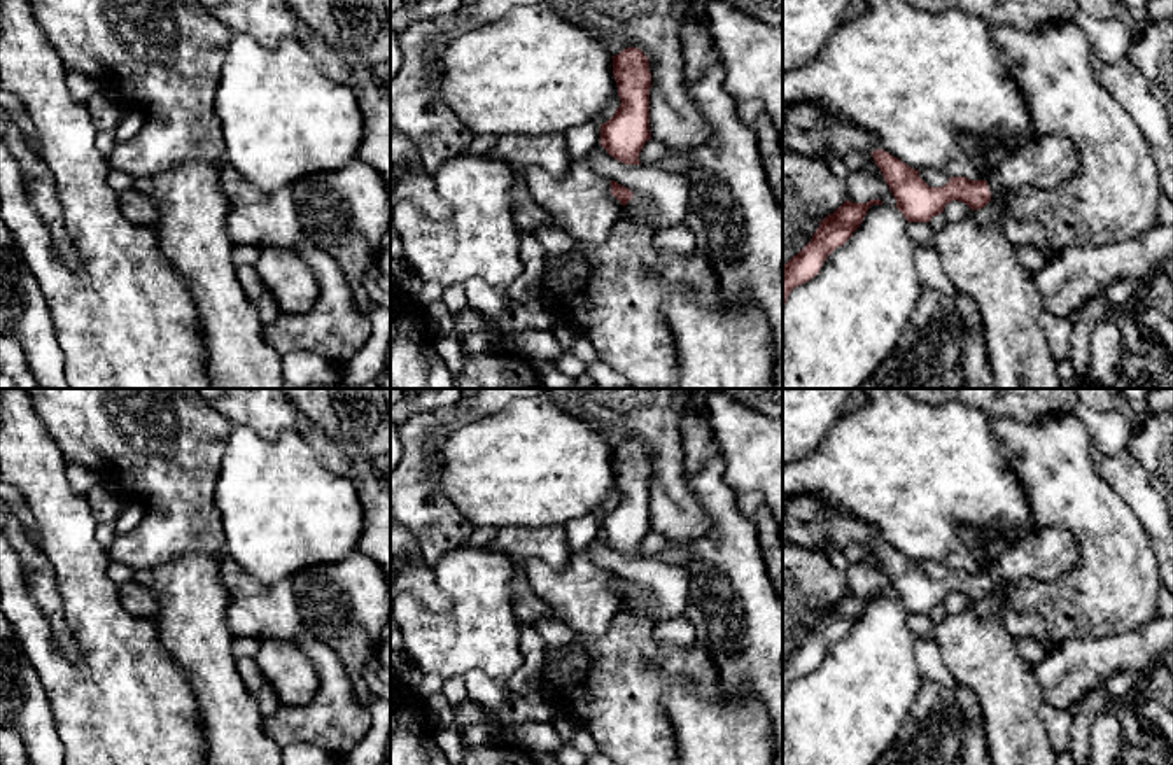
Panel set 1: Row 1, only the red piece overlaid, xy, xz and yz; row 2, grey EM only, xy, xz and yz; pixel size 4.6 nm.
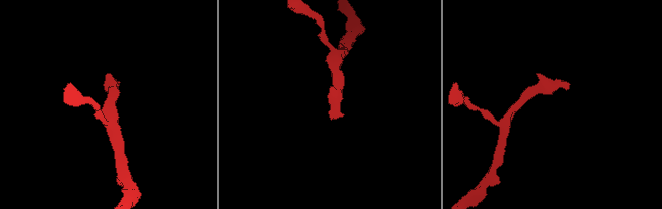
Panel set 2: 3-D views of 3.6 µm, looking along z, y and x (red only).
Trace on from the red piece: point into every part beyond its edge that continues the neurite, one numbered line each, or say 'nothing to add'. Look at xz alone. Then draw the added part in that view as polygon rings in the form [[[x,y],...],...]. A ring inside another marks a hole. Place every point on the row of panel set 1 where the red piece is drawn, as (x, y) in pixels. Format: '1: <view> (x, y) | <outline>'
nothing to add

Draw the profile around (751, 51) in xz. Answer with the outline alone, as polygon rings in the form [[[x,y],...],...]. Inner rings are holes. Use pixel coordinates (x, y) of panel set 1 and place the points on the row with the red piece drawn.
[[[711,0],[706,12],[709,33],[721,54],[725,91],[737,102],[758,102],[772,119],[783,149],[783,25],[753,19],[725,0]]]

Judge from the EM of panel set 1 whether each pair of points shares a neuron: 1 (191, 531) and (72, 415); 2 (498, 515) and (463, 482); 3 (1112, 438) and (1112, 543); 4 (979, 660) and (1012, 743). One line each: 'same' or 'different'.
1: same
2: same
3: different
4: same

